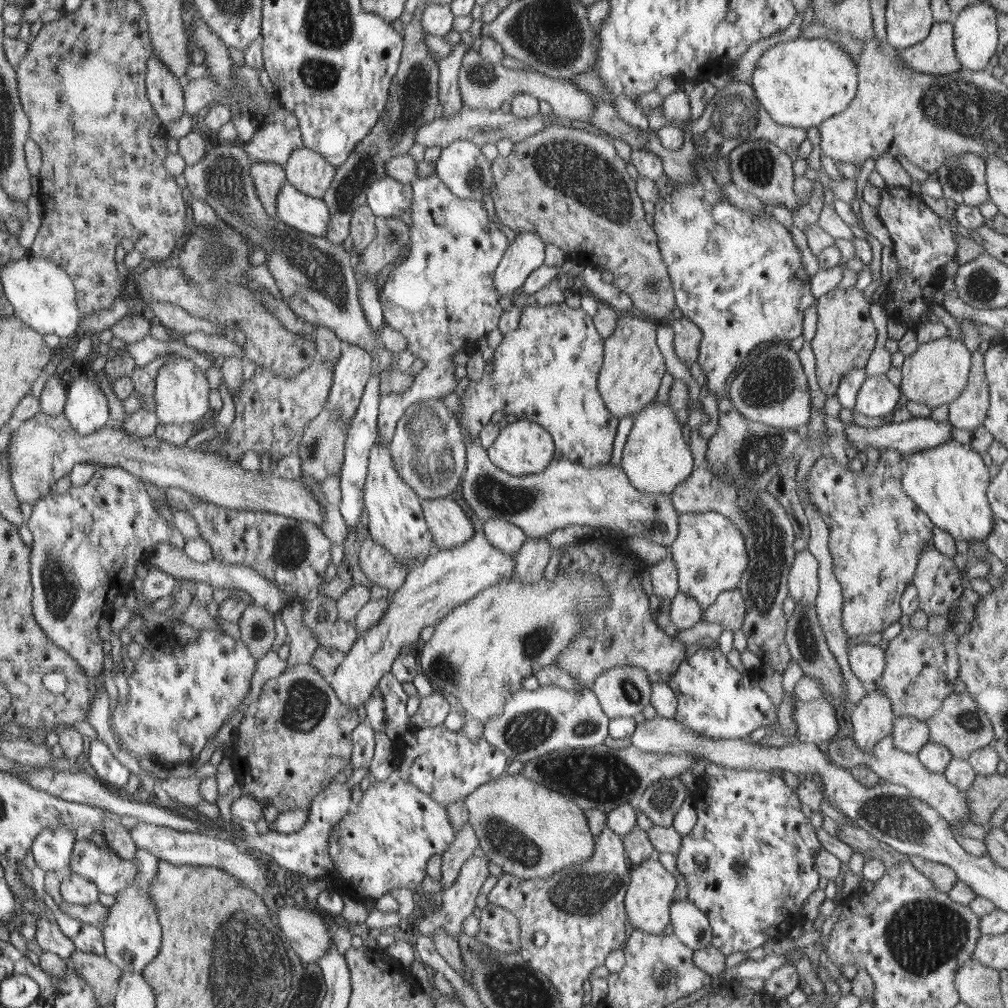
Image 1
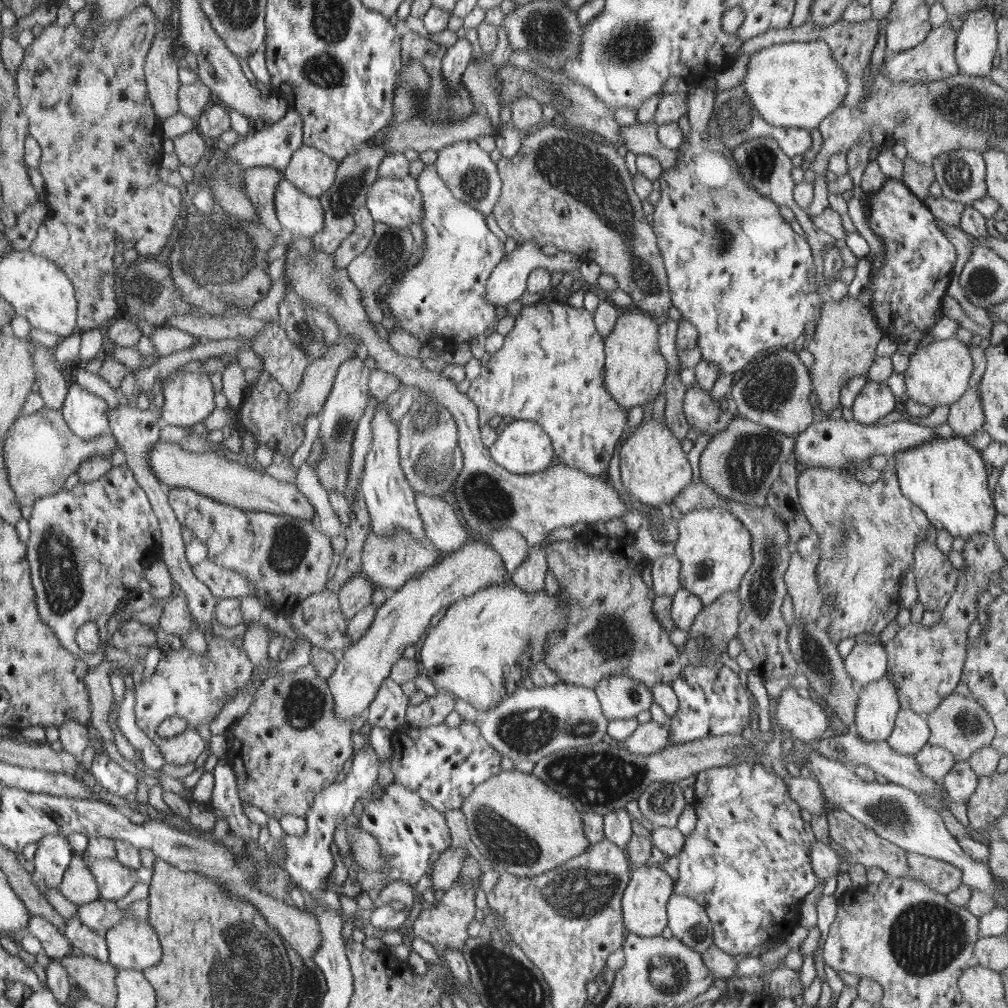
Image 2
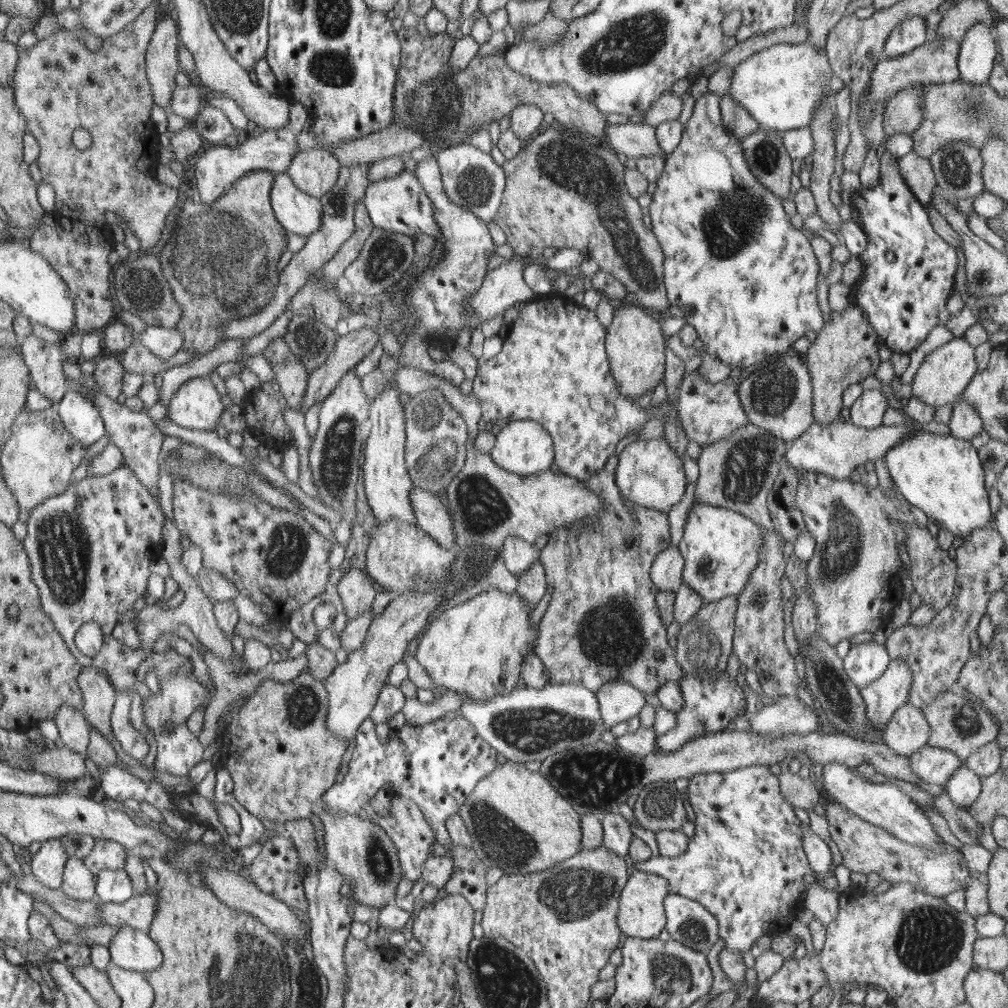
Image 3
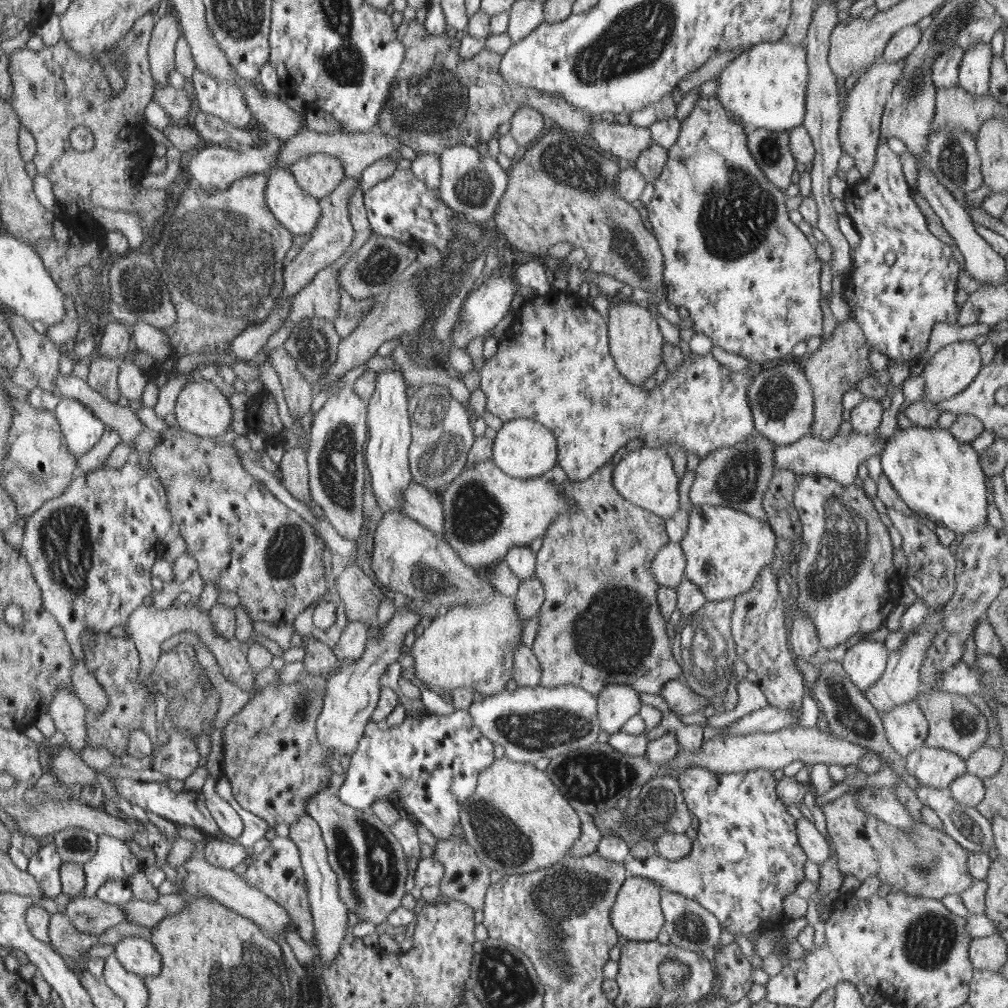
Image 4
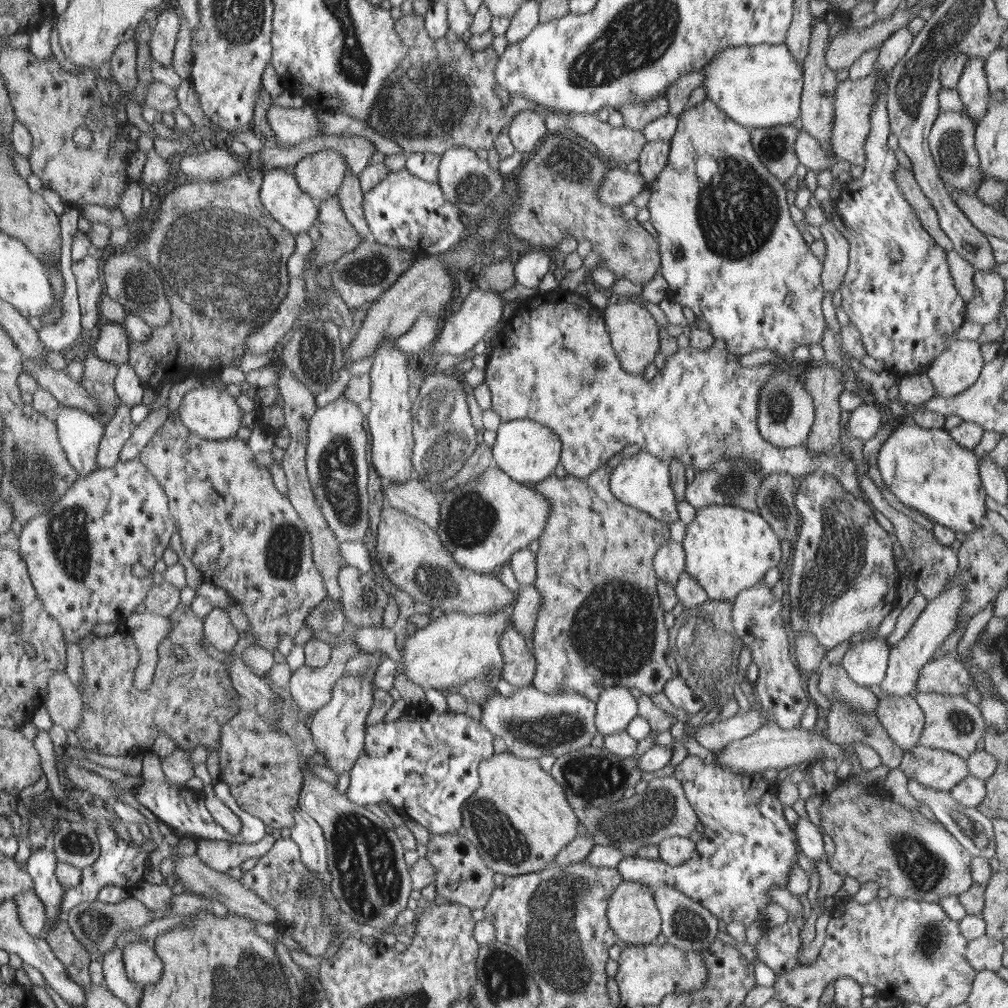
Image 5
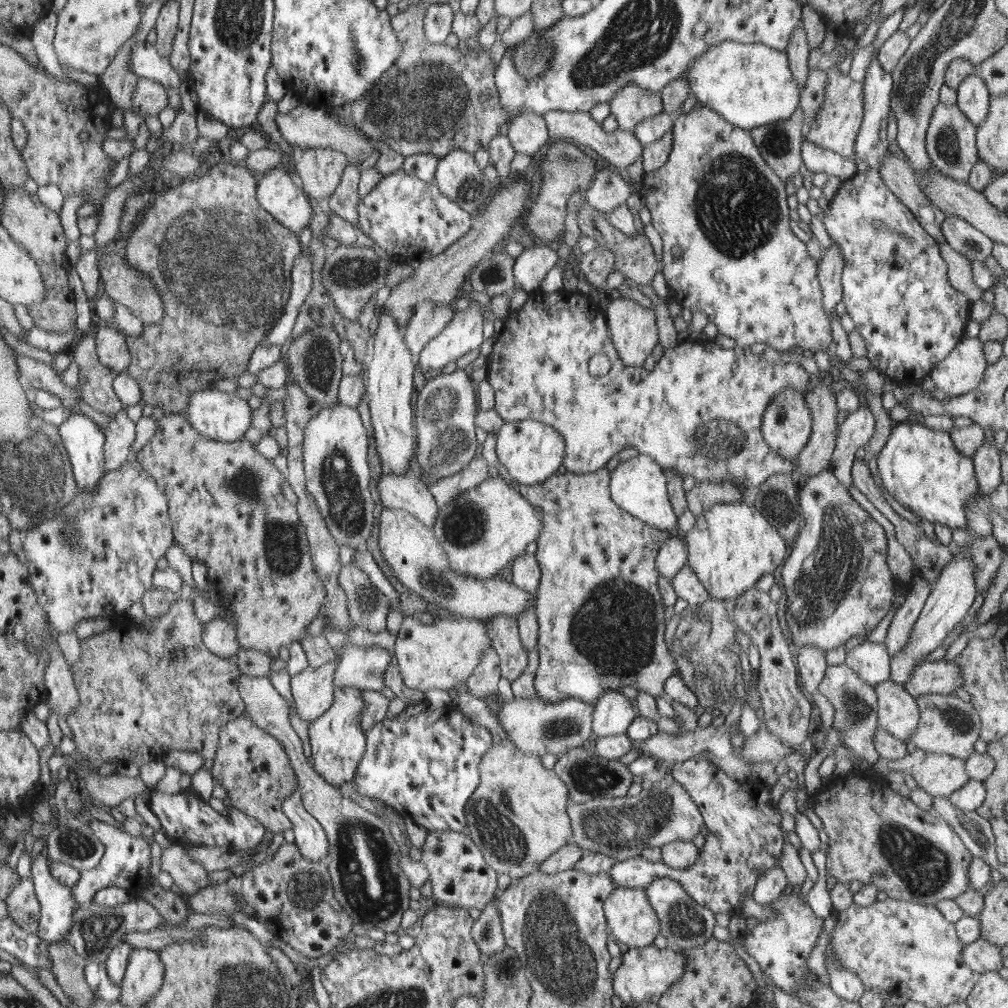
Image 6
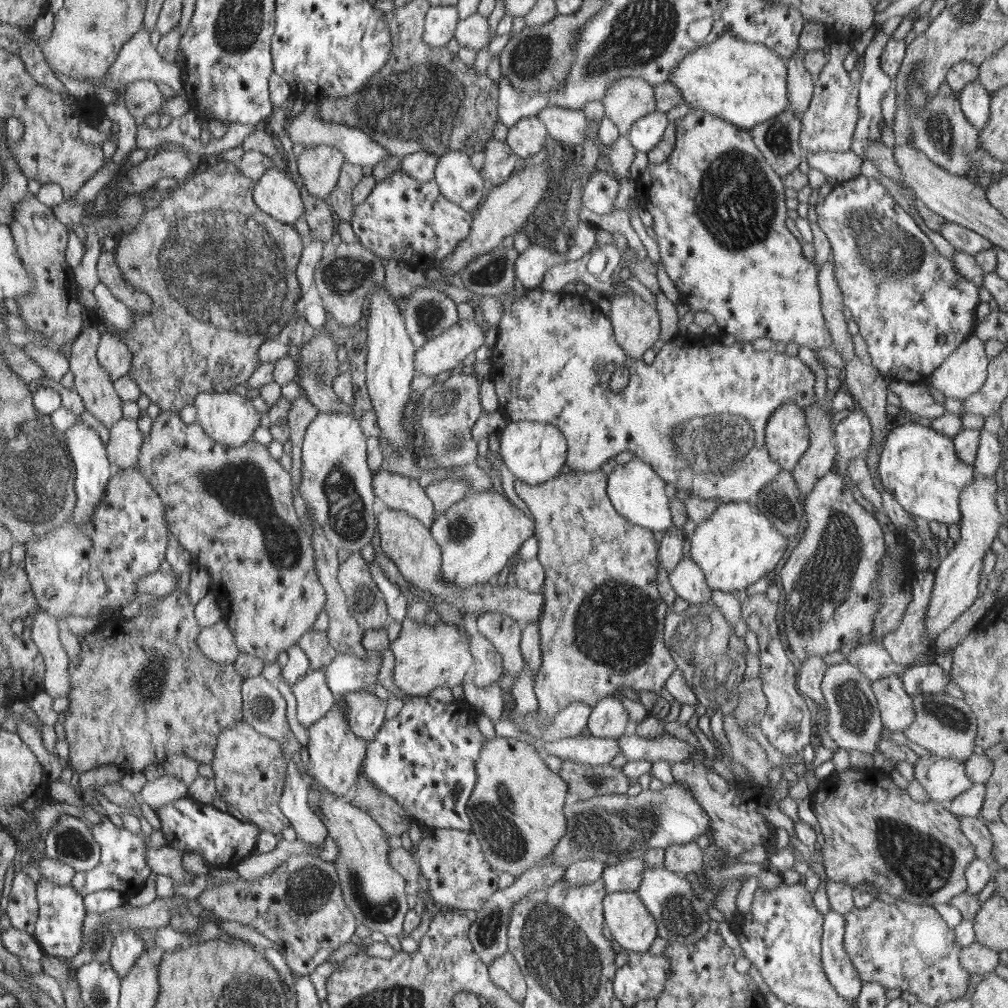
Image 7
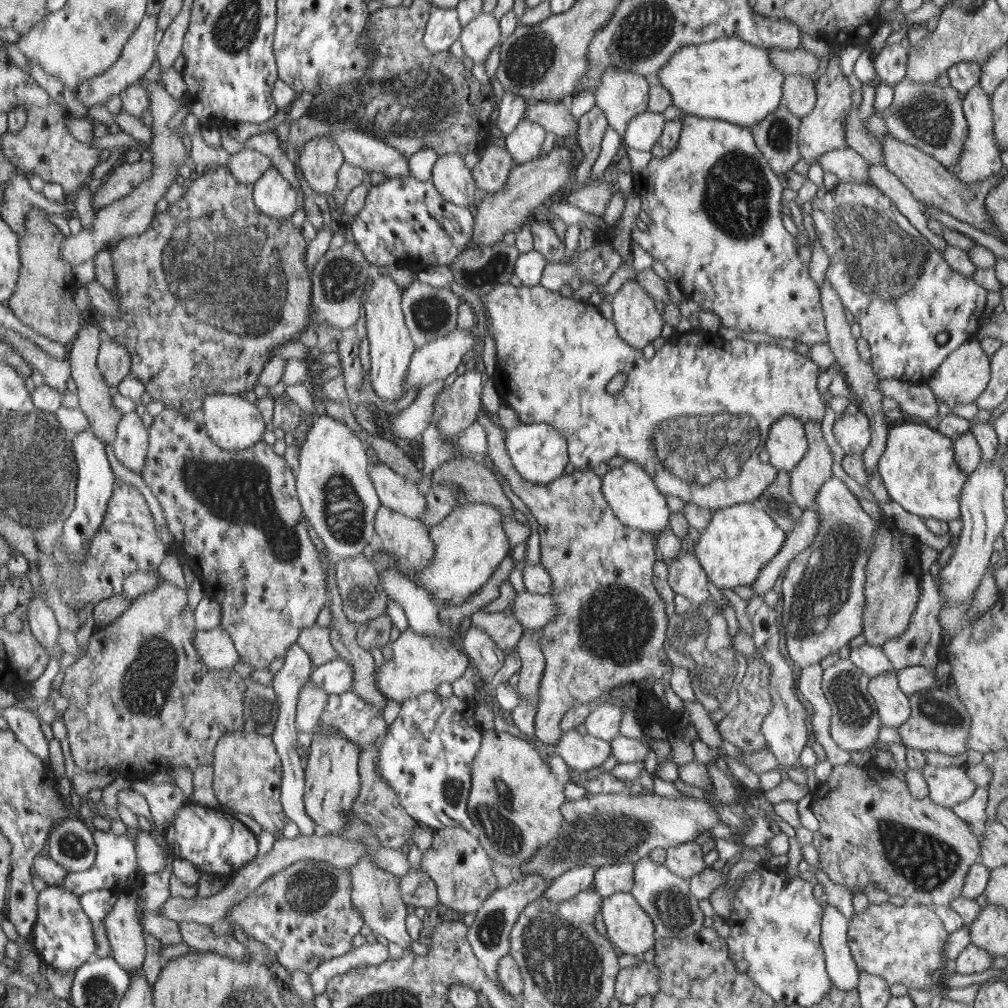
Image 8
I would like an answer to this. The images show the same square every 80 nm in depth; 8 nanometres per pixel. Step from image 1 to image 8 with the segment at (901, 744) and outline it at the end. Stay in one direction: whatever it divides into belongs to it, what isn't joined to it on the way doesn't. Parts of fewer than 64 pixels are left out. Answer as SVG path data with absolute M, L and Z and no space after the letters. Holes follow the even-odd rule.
M885 671L868 679L868 691L873 697L880 726L897 728L910 713L908 697L898 687L894 671Z

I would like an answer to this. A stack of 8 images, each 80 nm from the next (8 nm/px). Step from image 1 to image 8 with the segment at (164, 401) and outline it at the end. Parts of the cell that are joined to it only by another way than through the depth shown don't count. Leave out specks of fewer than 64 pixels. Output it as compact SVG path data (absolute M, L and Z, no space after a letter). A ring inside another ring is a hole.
M231 394L209 395L202 401L203 427L211 436L212 442L223 450L241 451L259 442L265 430L263 420L255 404L249 404L243 397Z

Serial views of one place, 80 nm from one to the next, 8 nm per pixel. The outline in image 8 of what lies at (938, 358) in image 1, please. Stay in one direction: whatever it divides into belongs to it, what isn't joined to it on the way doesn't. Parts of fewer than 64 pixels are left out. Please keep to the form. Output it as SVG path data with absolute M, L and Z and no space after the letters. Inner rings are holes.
M974 337L953 350L924 383L930 388L934 397L939 402L946 404L948 408L953 408L958 404L973 403L990 379L989 364L990 357L981 351L981 347L979 347L979 343Z

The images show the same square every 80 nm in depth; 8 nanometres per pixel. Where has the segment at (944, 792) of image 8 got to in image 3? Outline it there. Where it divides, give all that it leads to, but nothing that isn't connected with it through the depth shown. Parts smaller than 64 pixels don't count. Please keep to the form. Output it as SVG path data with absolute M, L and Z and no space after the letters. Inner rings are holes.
M923 745L908 756L911 773L927 784L945 785L949 777L961 767L961 759L954 752Z

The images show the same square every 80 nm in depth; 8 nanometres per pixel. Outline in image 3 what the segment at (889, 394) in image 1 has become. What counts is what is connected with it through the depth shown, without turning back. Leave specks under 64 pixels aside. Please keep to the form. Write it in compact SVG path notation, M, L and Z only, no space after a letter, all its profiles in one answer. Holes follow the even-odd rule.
M877 389L864 390L850 406L851 424L861 429L873 429L882 425L887 401Z

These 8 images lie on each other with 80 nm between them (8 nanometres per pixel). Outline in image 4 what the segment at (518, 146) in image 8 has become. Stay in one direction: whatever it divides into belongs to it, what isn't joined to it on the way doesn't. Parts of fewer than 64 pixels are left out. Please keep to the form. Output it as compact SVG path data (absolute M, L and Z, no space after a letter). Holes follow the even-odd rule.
M521 107L512 114L508 133L522 150L529 148L544 131L544 117L536 110Z

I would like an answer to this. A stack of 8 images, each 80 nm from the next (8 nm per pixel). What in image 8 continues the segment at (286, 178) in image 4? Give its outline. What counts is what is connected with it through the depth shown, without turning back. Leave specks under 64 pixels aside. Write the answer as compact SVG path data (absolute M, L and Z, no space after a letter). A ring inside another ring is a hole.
M270 166L252 185L257 210L273 218L289 220L297 208L297 193L276 168Z

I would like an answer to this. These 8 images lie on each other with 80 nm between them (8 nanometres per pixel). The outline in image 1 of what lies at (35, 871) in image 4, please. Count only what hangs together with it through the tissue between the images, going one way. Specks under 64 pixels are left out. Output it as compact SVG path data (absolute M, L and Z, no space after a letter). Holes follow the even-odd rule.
M69 827L45 829L33 839L30 850L36 866L61 876L70 866L74 838L74 831Z

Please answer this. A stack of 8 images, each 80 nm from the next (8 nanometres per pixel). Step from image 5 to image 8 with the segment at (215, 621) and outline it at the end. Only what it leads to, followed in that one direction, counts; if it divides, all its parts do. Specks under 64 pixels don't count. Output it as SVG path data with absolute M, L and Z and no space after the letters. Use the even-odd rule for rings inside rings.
M220 626L198 630L193 646L196 646L200 660L211 670L229 669L239 659L230 636Z

